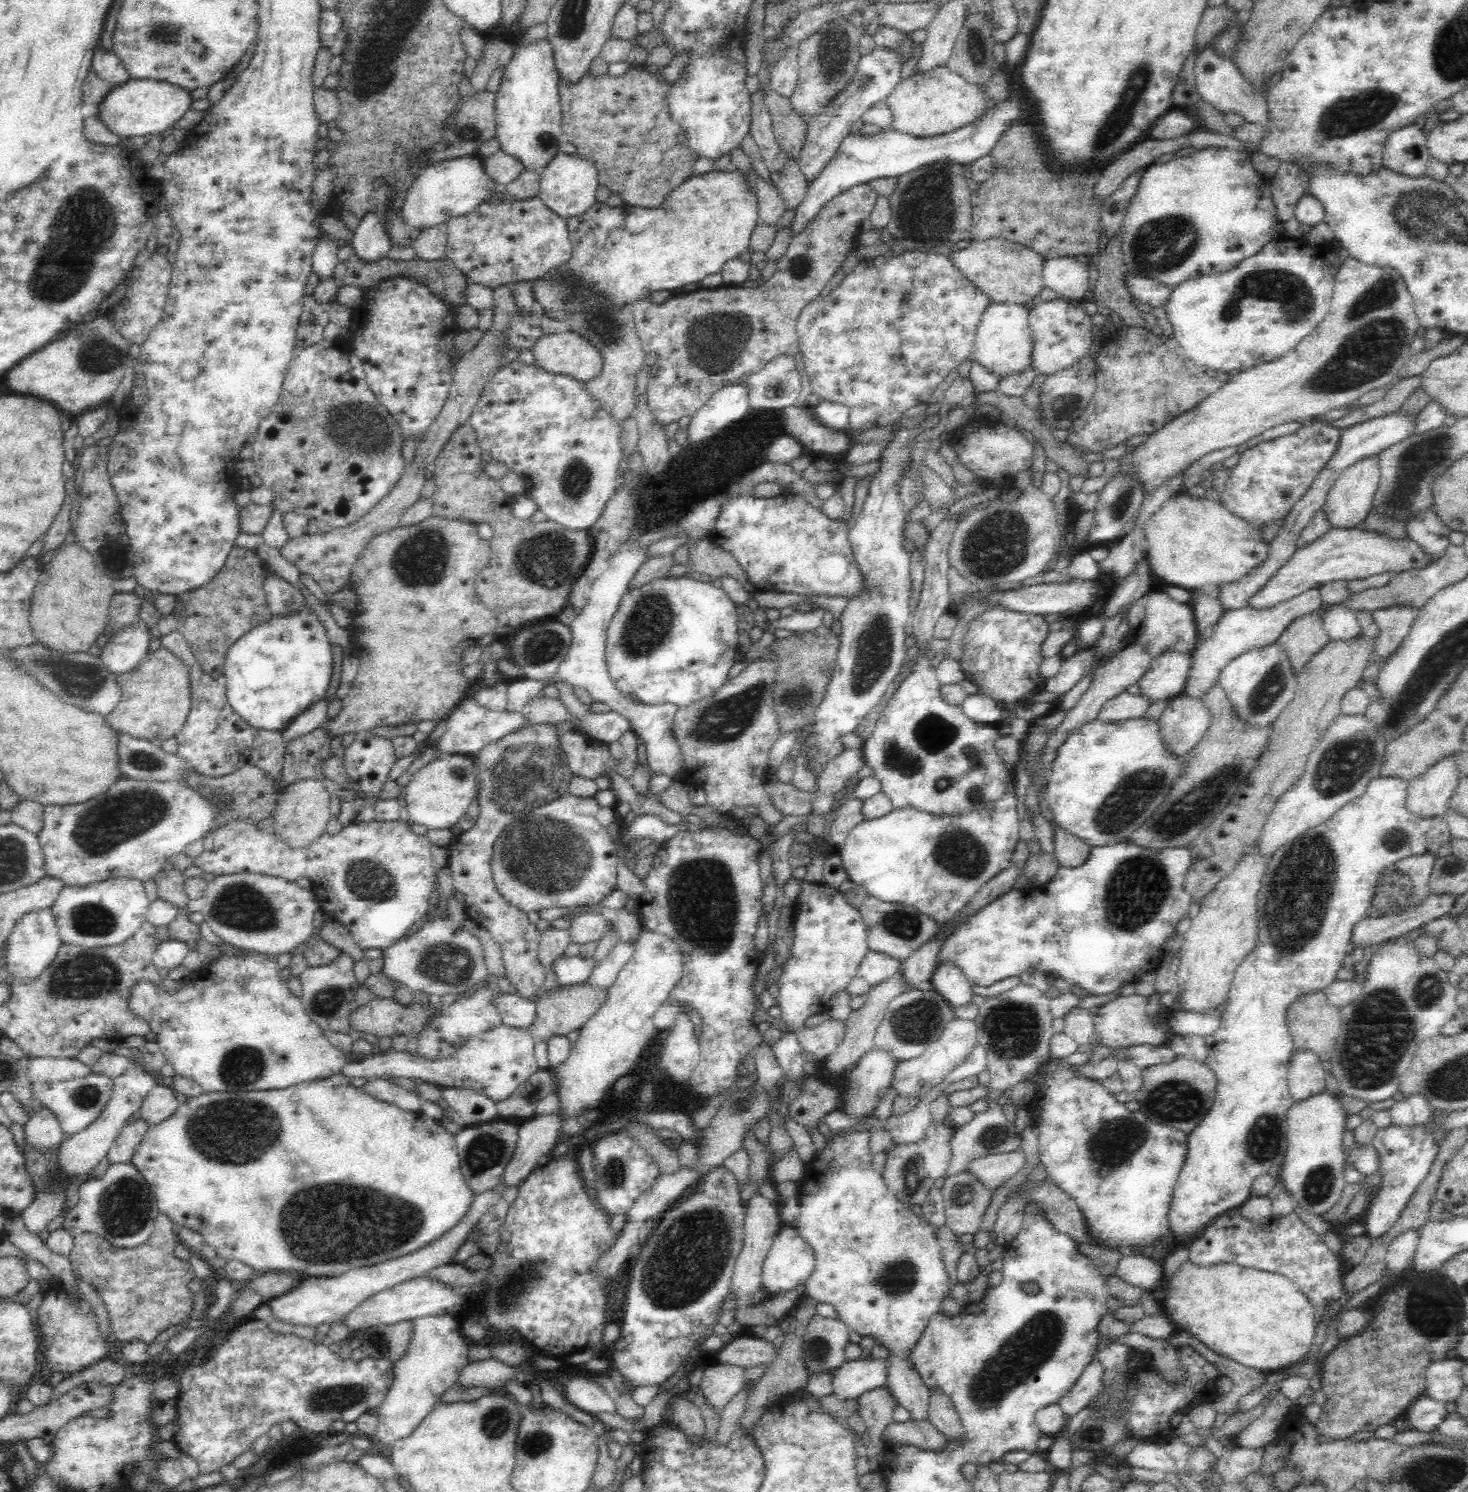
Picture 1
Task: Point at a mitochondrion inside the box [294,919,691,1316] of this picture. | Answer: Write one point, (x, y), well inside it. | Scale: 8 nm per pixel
(449, 963)

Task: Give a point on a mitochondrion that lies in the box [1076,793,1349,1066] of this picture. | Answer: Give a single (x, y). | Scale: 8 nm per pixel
(1300, 893)

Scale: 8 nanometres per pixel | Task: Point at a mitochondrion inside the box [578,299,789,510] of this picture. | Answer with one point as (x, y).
(715, 340)

